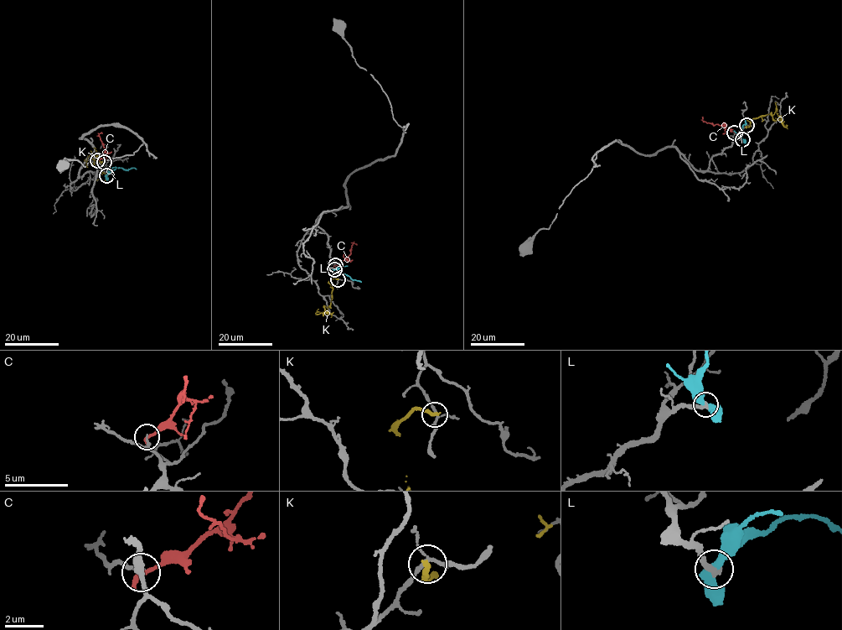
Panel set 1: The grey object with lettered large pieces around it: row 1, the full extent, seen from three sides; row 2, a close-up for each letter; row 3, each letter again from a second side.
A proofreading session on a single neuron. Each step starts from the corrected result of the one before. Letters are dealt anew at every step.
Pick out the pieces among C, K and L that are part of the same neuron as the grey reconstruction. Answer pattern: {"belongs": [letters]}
{"belongs": []}

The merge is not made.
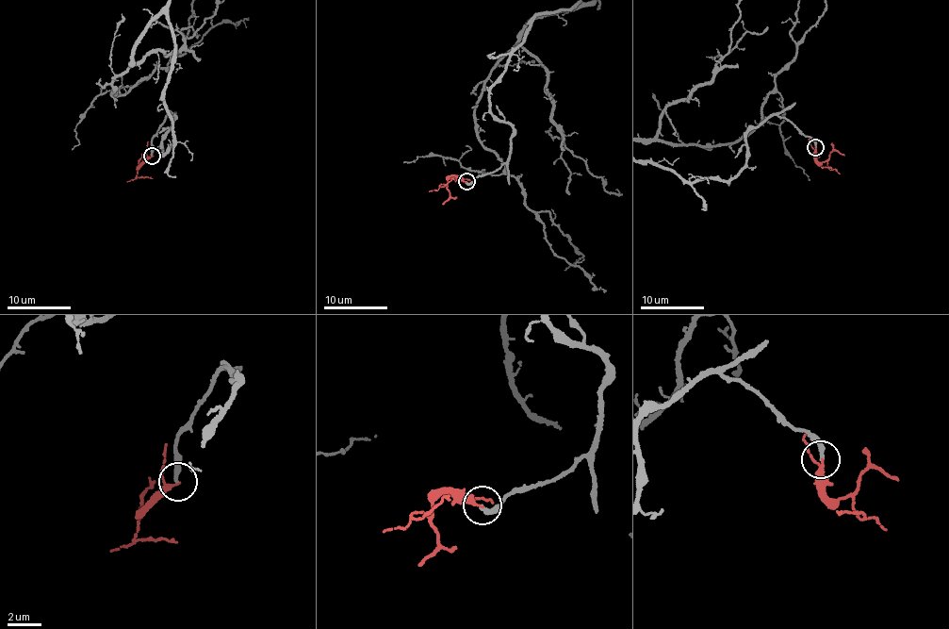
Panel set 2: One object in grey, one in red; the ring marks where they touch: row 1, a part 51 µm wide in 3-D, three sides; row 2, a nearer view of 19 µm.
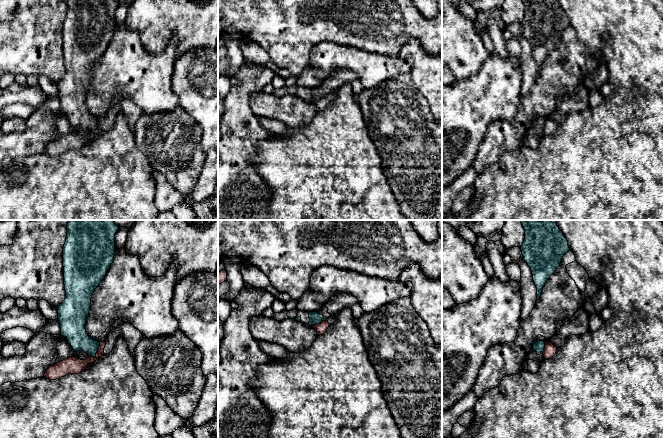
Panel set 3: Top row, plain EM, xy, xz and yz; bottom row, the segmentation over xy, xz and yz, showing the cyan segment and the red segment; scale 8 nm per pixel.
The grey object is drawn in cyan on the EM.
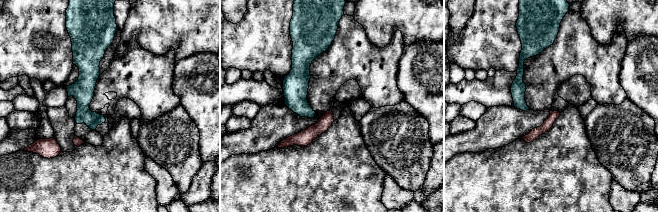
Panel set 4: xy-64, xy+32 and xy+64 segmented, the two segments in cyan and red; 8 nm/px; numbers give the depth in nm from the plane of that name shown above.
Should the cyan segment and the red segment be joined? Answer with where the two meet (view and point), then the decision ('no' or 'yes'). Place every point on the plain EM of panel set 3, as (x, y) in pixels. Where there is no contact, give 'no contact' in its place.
xy (96, 128) | no

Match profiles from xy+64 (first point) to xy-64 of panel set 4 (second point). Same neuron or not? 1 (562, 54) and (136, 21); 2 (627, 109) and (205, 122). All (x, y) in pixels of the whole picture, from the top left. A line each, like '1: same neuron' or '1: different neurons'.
1: different neurons
2: different neurons

